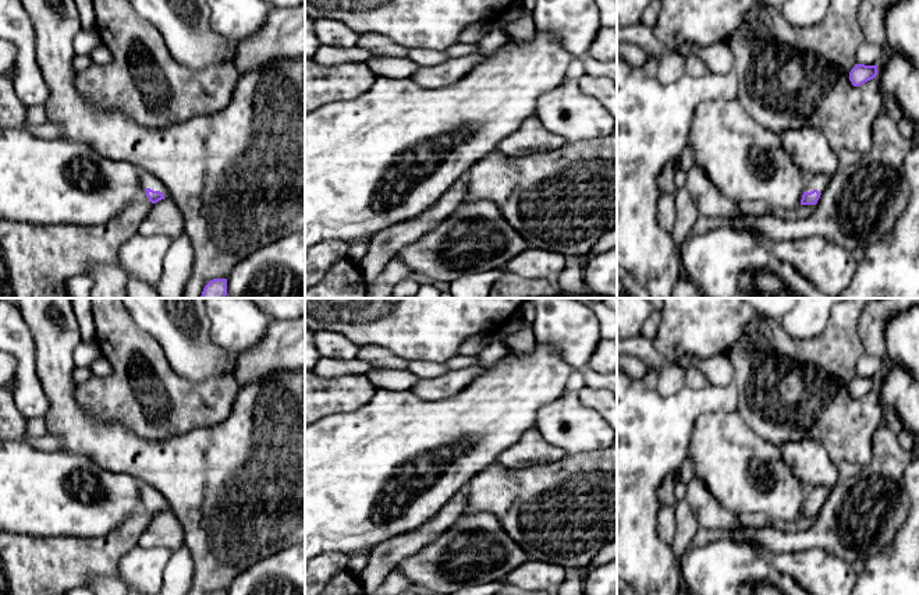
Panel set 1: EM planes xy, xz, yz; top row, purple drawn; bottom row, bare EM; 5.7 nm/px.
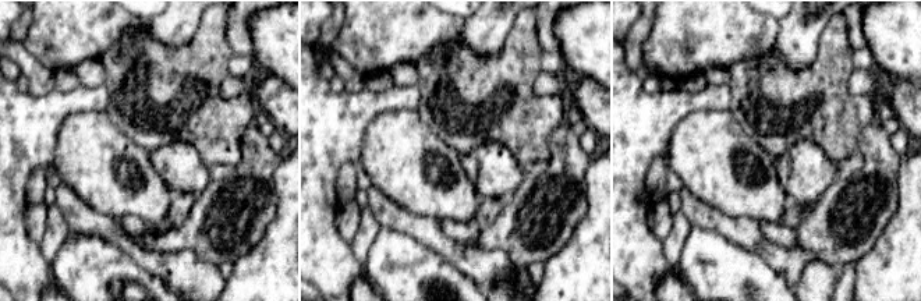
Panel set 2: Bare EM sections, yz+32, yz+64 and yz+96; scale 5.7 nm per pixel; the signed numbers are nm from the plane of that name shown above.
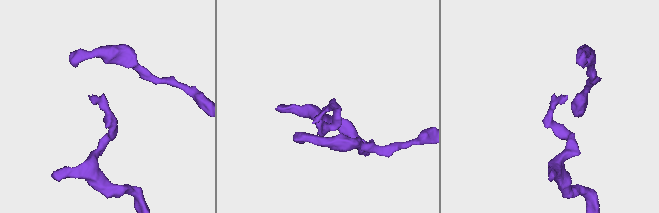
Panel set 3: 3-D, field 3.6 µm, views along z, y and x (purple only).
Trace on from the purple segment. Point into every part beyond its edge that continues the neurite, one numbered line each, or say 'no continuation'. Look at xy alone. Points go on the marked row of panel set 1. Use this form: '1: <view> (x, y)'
1: xy (148, 180)

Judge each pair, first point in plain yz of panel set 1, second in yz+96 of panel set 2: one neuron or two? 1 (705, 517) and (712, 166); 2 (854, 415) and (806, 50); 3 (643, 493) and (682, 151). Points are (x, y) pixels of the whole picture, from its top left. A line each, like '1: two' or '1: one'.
1: two
2: two
3: two

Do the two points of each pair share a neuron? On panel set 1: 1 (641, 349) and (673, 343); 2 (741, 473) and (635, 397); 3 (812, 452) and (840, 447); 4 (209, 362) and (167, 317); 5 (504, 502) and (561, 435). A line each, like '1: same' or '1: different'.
1: different
2: different
3: different
4: same
5: different

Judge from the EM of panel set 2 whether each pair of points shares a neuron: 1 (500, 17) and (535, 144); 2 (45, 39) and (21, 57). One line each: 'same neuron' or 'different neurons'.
1: different neurons
2: different neurons

